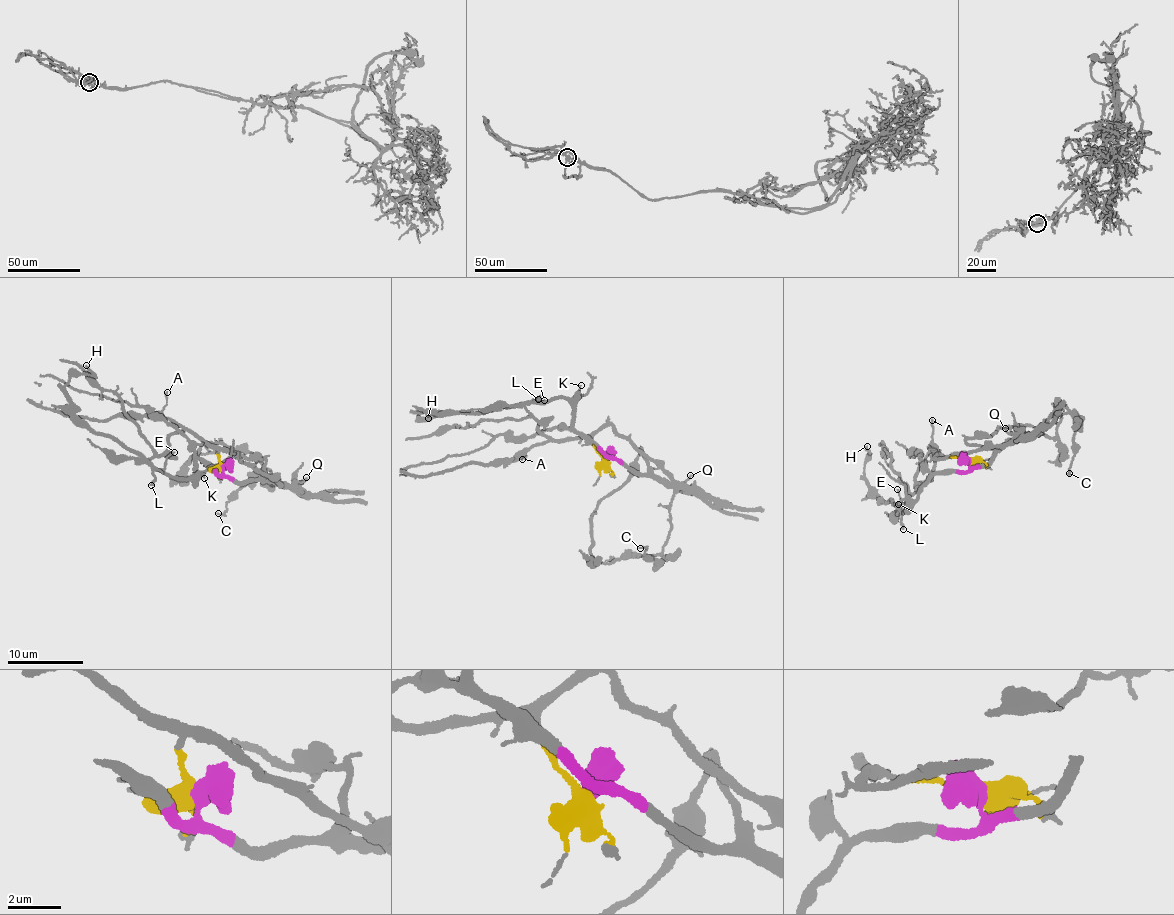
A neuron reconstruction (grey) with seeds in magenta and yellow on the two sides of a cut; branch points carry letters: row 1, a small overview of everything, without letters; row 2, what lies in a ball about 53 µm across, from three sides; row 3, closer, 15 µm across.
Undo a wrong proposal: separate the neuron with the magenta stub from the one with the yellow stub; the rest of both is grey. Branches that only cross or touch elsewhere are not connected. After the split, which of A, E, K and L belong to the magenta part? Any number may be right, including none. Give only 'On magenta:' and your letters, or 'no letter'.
On magenta: E, K, L

